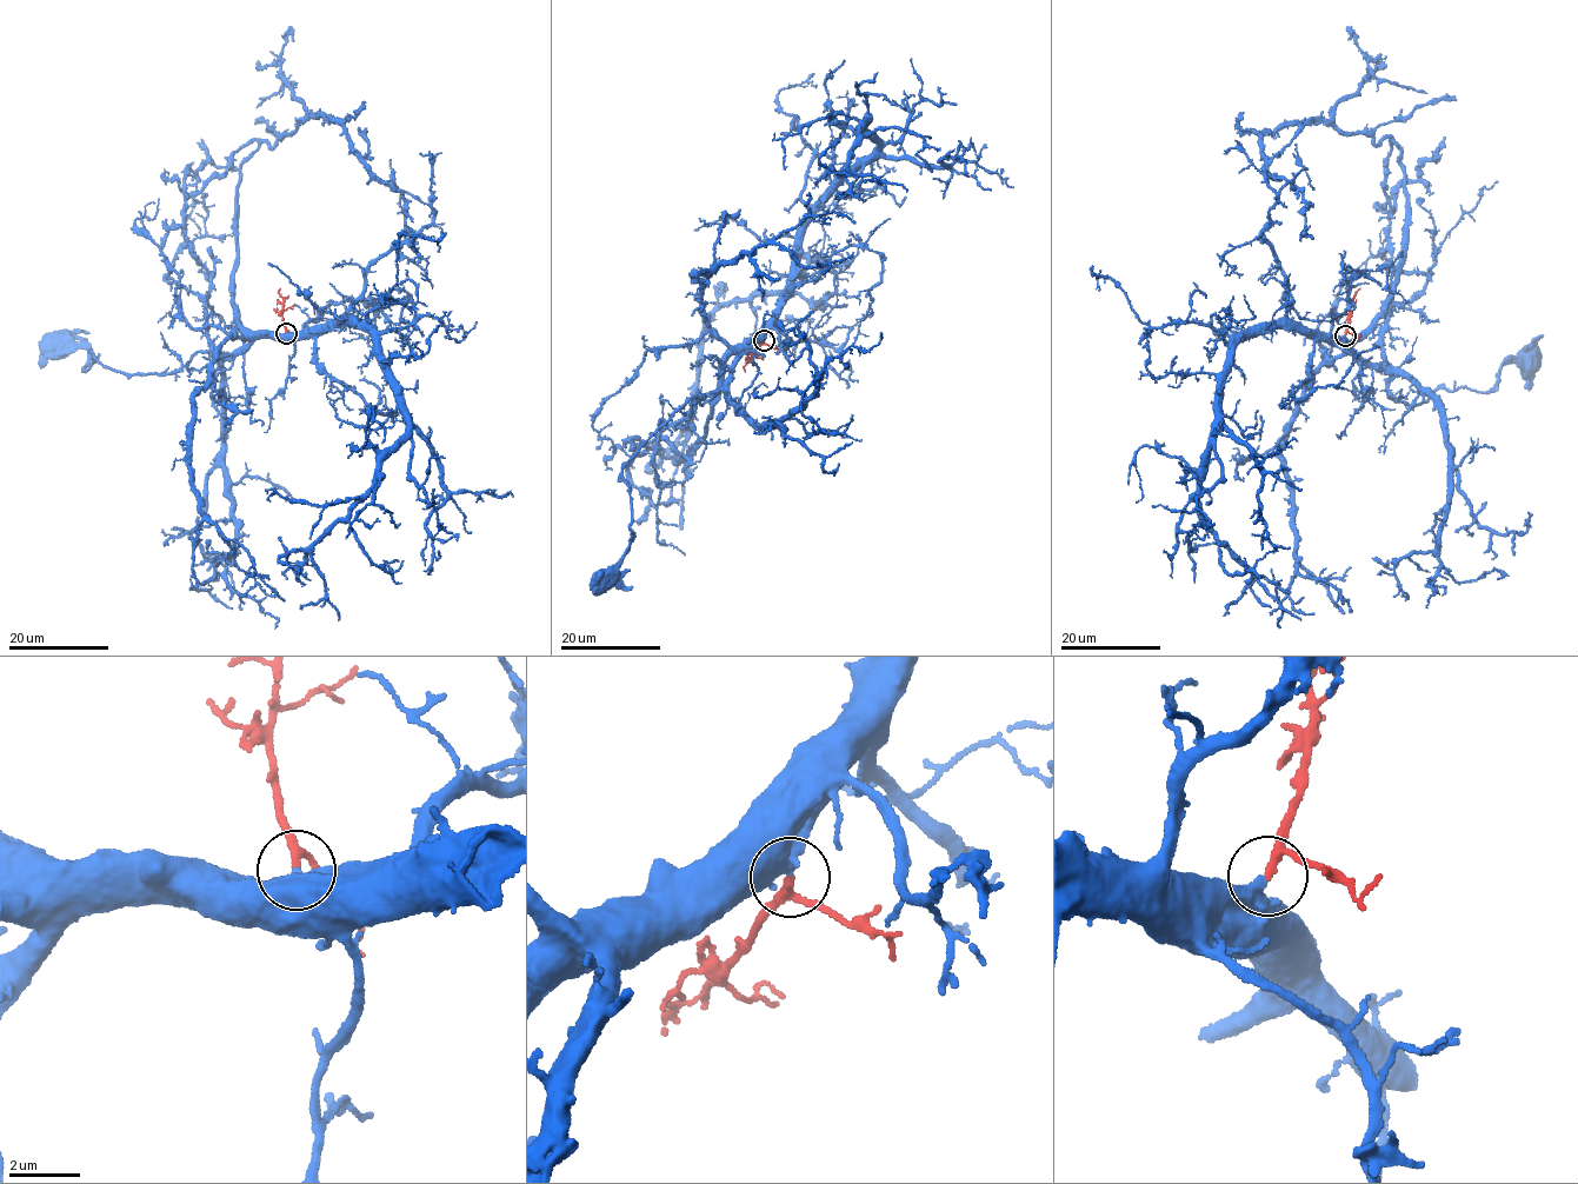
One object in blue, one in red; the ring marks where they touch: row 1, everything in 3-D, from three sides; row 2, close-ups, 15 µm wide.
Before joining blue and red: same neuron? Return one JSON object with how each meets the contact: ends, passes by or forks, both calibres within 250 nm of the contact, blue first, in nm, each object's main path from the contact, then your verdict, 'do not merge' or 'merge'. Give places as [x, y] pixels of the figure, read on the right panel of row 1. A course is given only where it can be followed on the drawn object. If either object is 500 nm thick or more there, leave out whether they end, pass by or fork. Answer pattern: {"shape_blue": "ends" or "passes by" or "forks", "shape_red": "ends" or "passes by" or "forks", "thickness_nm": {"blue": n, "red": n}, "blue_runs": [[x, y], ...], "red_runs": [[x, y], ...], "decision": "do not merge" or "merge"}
{"thickness_nm": {"blue": 550, "red": 180}, "blue_runs": [[1345, 336], [1360, 358], [1392, 367], [1387, 393], [1412, 407], [1437, 390], [1487, 392], [1504, 365], [1530, 366]], "red_runs": [[1345, 336], [1352, 300], [1360, 287]], "decision": "merge"}

